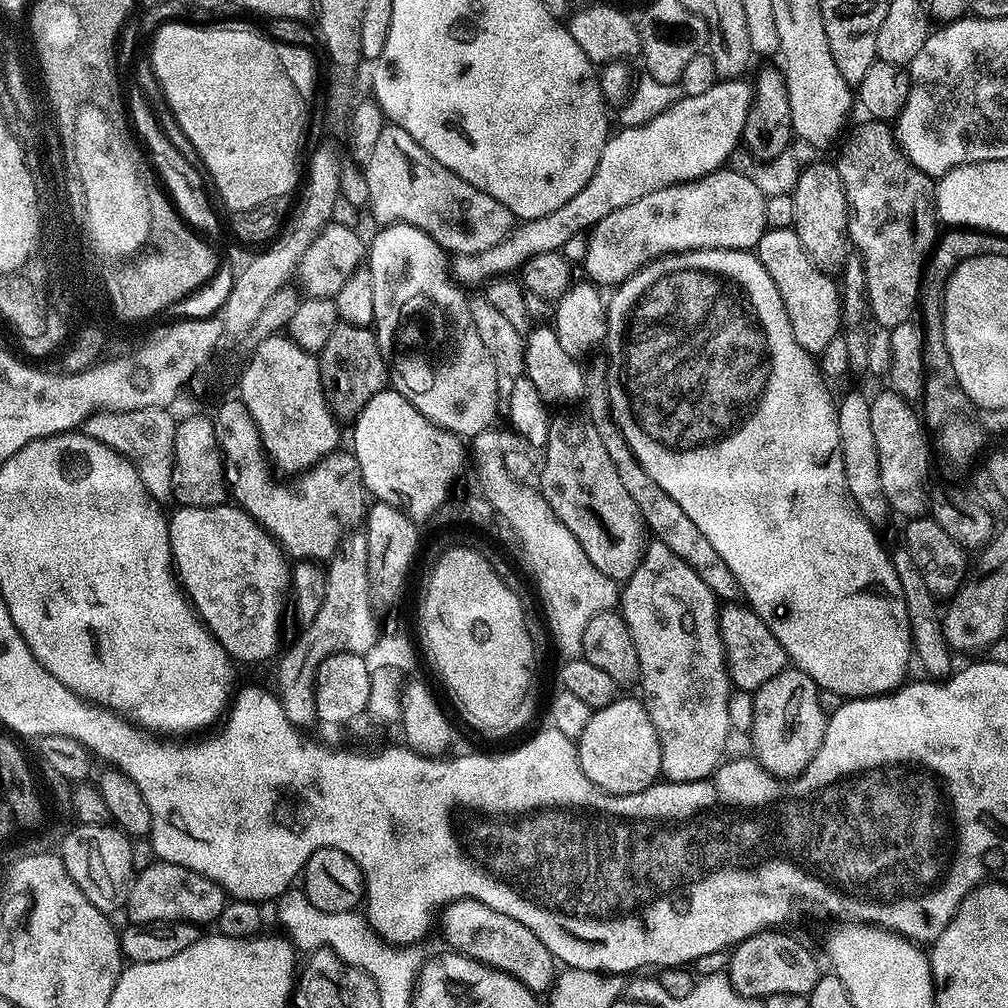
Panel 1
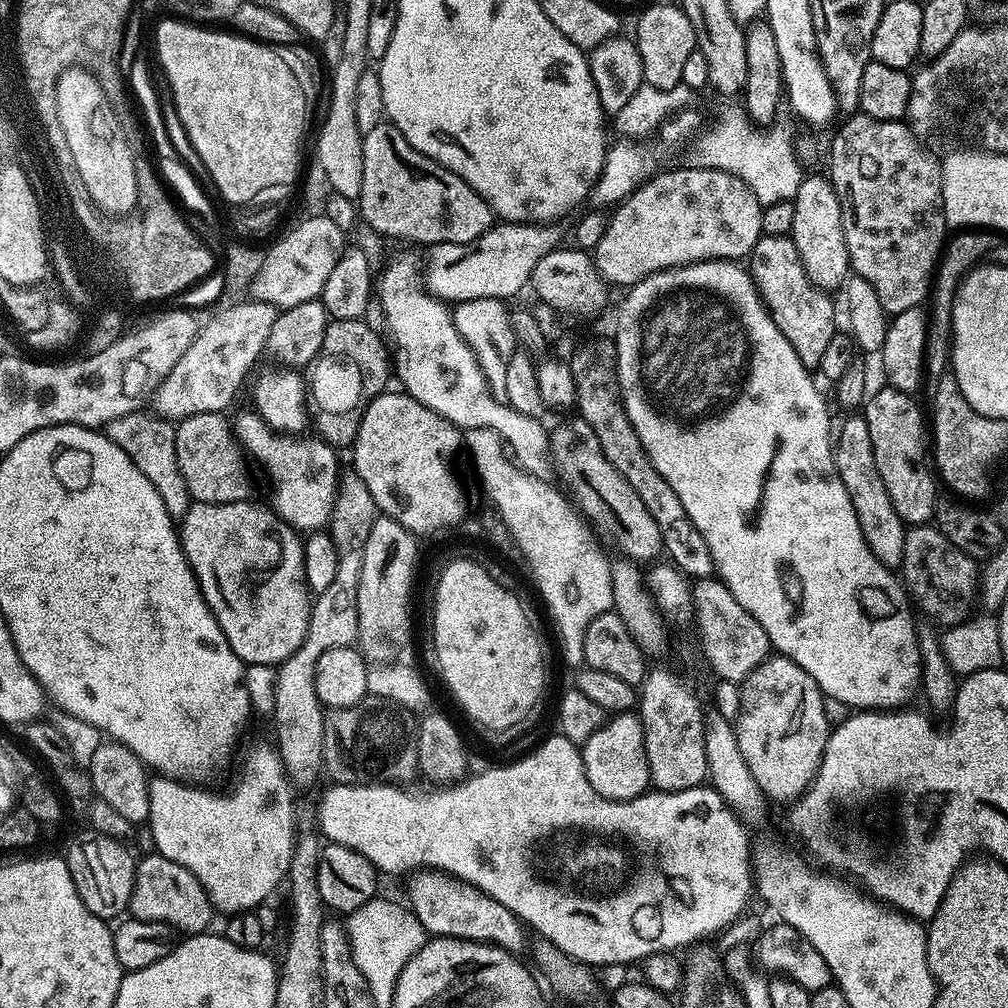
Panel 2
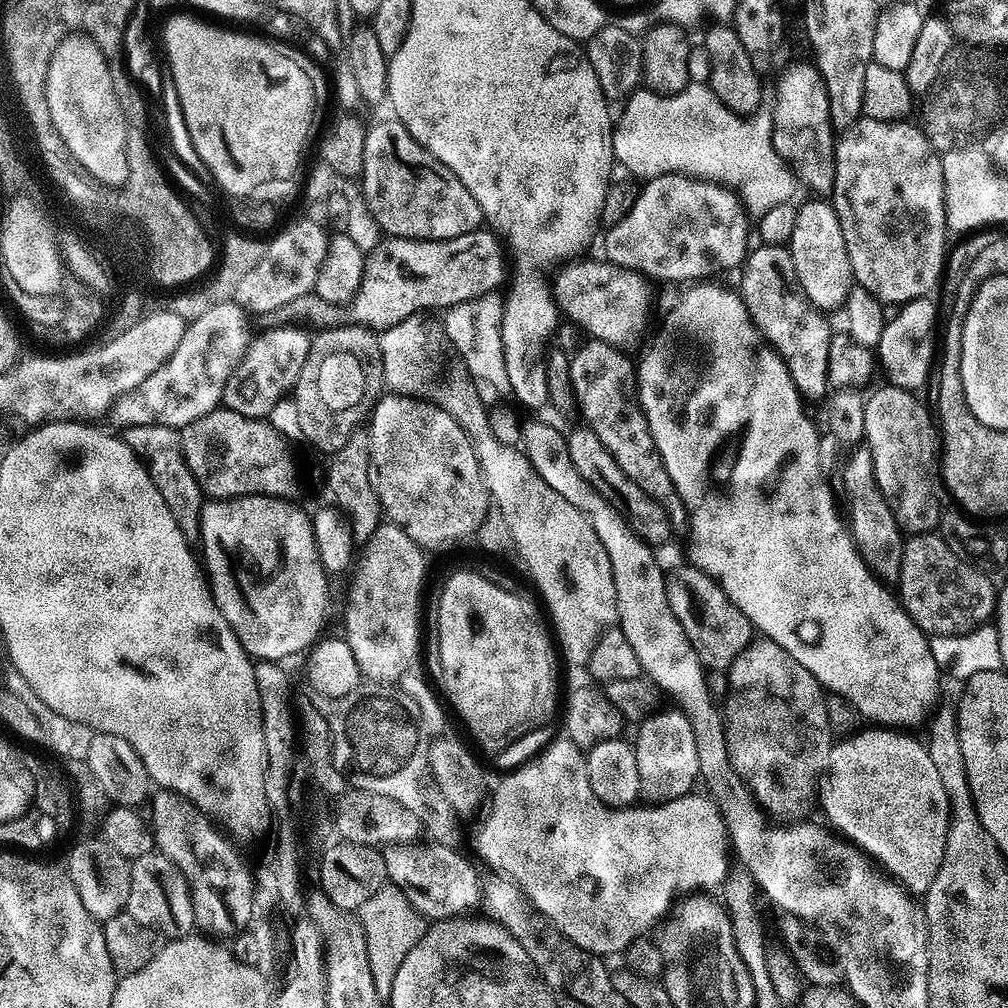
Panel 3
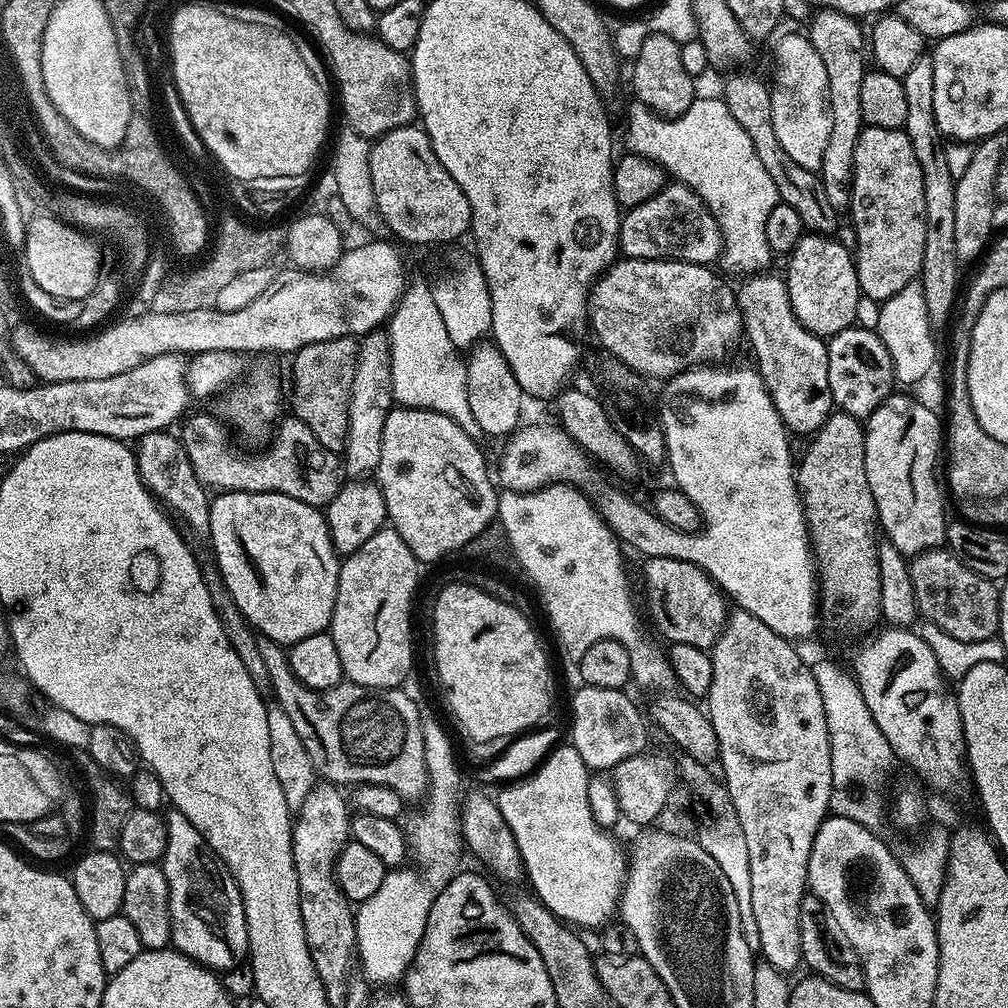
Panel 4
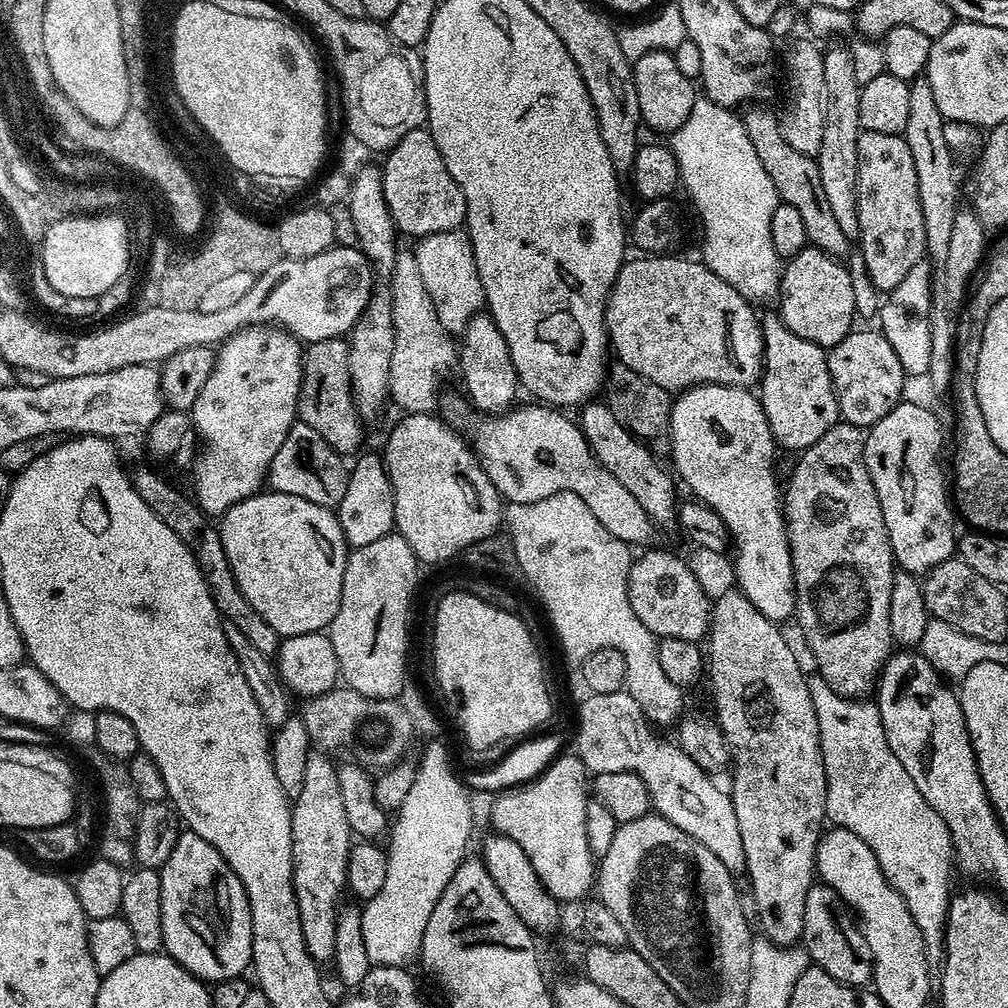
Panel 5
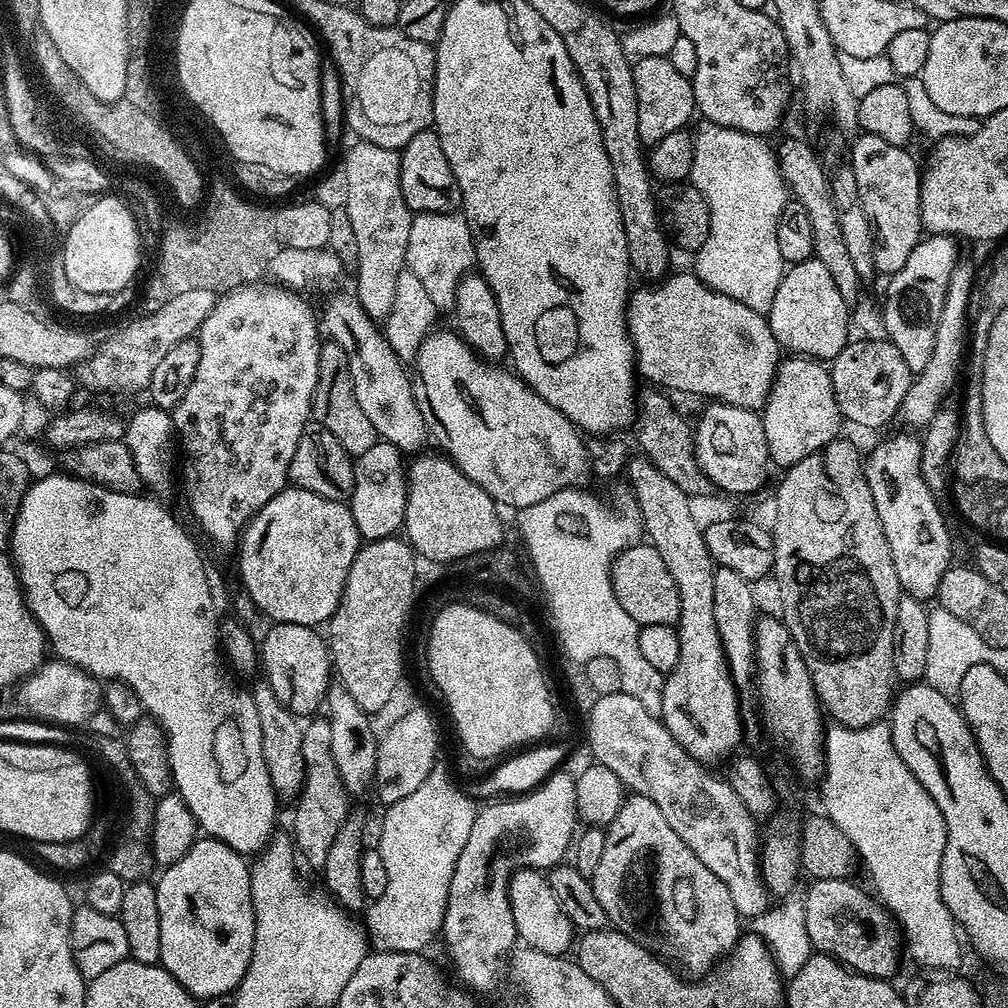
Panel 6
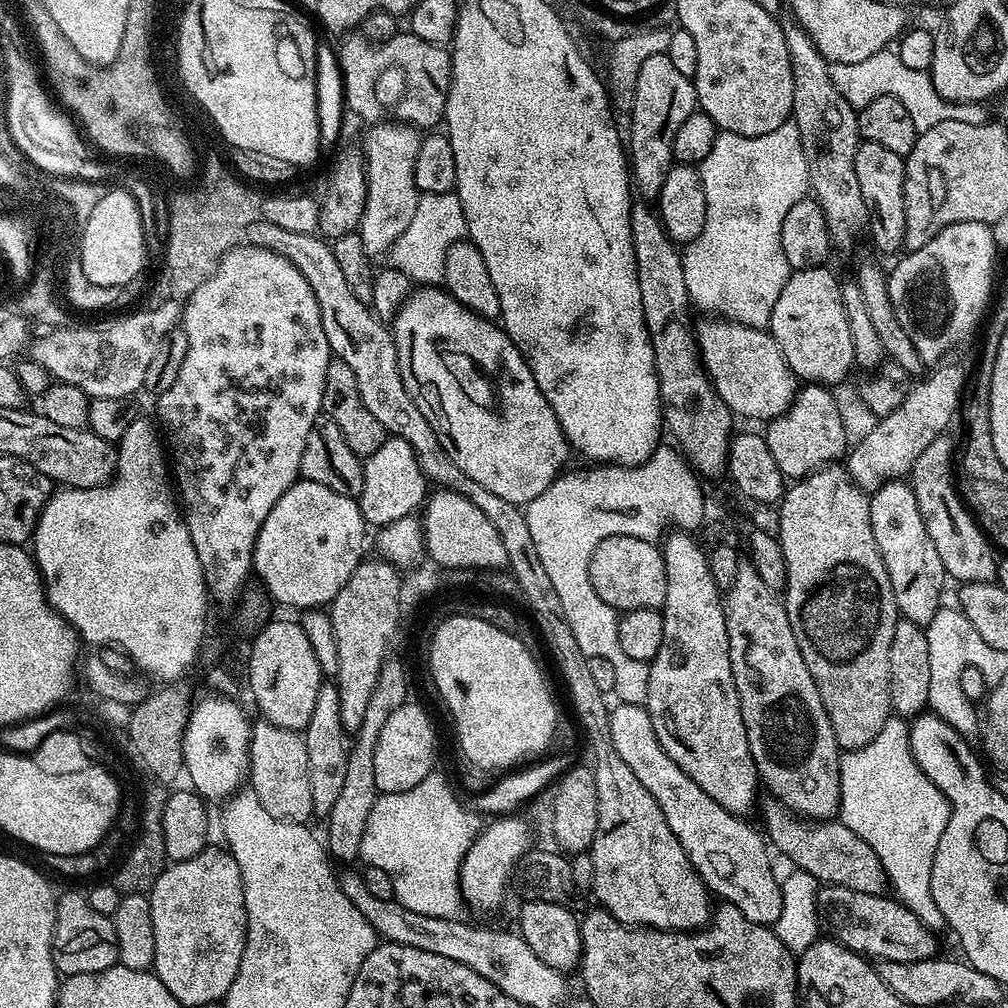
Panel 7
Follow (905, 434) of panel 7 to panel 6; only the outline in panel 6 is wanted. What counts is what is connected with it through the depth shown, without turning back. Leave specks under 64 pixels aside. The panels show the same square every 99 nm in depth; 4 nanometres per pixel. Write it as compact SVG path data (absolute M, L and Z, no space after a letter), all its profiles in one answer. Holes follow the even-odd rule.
M961 259L954 274L950 274L950 286L946 286L946 302L942 302L942 318L938 318L938 330L934 334L934 350L930 350L930 362L923 372L913 379L904 399L902 420L908 424L926 426L935 418L945 403L944 395L956 384L956 375L961 375L966 360L966 349L970 344L970 308L972 283L976 280L976 268L970 261Z

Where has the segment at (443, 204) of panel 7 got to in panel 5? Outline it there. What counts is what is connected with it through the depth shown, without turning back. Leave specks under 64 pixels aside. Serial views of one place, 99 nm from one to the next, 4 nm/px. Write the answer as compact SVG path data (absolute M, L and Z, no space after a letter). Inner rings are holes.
M455 228L419 237L415 241L414 251L426 294L430 294L430 302L434 302L434 311L438 313L438 322L442 322L447 332L462 333L467 323L485 307L482 278L478 278L472 239L467 231Z

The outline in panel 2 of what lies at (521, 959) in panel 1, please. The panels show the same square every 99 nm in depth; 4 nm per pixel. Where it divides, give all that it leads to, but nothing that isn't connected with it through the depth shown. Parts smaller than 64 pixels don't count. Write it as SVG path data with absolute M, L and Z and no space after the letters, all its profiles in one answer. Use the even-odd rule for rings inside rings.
M424 870L412 878L408 884L407 903L418 922L422 922L424 929L432 936L482 940L486 944L497 944L513 954L523 953L523 948L525 951L525 925L510 910L506 910L502 902L490 898L482 889L441 870Z

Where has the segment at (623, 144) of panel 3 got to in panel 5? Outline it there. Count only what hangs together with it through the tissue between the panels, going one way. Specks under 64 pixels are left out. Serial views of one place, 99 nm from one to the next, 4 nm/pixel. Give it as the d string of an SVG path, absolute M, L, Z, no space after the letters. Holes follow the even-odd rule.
M701 99L694 107L690 118L671 137L670 147L678 162L680 182L683 191L692 195L692 204L700 211L700 220L704 223L704 256L702 262L722 282L730 282L738 294L753 302L768 300L780 291L782 261L774 250L774 241L770 238L770 218L781 203L770 174L758 162L758 153L754 151L754 142L746 138L744 121L735 111L718 106L713 100Z

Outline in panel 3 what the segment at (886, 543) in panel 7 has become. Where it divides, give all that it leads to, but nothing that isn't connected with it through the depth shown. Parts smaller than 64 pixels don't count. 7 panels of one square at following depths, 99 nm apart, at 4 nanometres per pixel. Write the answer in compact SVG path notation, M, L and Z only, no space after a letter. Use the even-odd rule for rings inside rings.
M883 386L864 402L864 440L872 455L874 478L886 498L900 531L936 532L942 505L932 485L932 463L938 460L938 428L919 395L904 388Z

